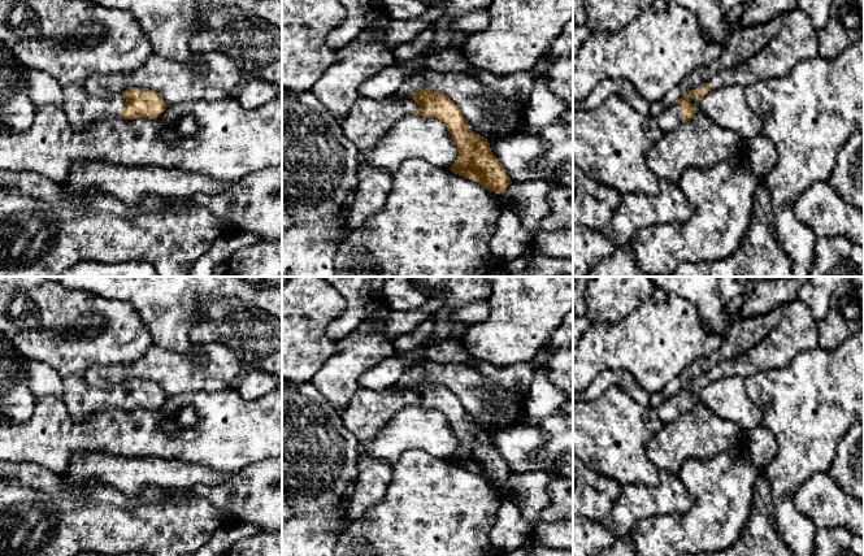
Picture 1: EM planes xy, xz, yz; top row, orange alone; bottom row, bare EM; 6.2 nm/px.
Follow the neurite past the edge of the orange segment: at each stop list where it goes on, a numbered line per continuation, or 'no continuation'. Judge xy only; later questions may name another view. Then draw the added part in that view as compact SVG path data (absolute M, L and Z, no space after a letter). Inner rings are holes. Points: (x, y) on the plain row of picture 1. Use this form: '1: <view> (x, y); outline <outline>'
1: xy (82, 399); outline M73 375L64 378L64 401L75 421L82 421L91 414L108 409L121 408L126 396L123 385L109 388L91 386L86 378Z

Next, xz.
1: xz (368, 412); outline M411 387L382 391L359 388L342 411L342 420L359 442L366 444L400 409L412 401L417 403L418 396Z

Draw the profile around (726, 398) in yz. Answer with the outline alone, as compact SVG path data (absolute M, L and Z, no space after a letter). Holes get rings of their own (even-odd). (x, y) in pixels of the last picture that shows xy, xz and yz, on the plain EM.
M724 375L700 391L700 401L716 416L734 422L743 431L761 426L763 414L746 392L744 377Z

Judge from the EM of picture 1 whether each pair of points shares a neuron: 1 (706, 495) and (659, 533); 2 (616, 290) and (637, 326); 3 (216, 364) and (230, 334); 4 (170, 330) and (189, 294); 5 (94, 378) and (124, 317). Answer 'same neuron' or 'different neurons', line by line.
1: same neuron
2: different neurons
3: different neurons
4: same neuron
5: different neurons

